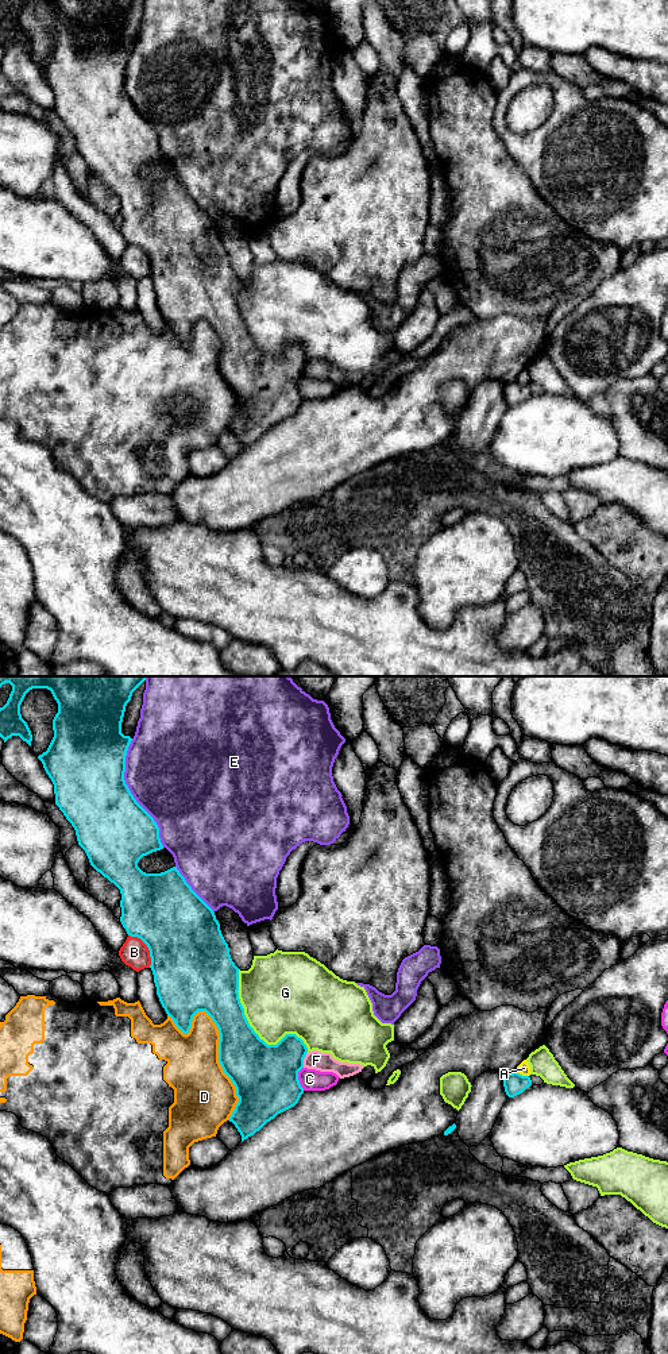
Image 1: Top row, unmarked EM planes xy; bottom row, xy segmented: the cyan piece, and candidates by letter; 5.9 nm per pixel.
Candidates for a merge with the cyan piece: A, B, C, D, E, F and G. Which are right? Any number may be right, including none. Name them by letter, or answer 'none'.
none

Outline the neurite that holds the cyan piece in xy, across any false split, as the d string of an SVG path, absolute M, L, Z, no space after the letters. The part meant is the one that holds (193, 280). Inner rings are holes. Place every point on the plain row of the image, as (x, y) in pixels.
M51 0L58 12L58 22L53 28L54 46L38 67L54 93L55 113L74 136L78 154L85 159L90 174L120 198L120 231L128 244L138 246L147 254L157 304L166 323L184 343L189 342L198 320L205 320L217 335L219 371L239 406L228 429L235 433L243 451L278 423L298 412L304 402L298 381L304 377L308 356L296 343L286 343L277 354L267 354L259 347L244 324L238 301L239 277L231 267L213 219L192 198L177 175L161 182L146 182L138 175L143 165L163 158L163 154L157 131L136 111L124 89L126 65L132 47L121 42L121 31L132 1Z

